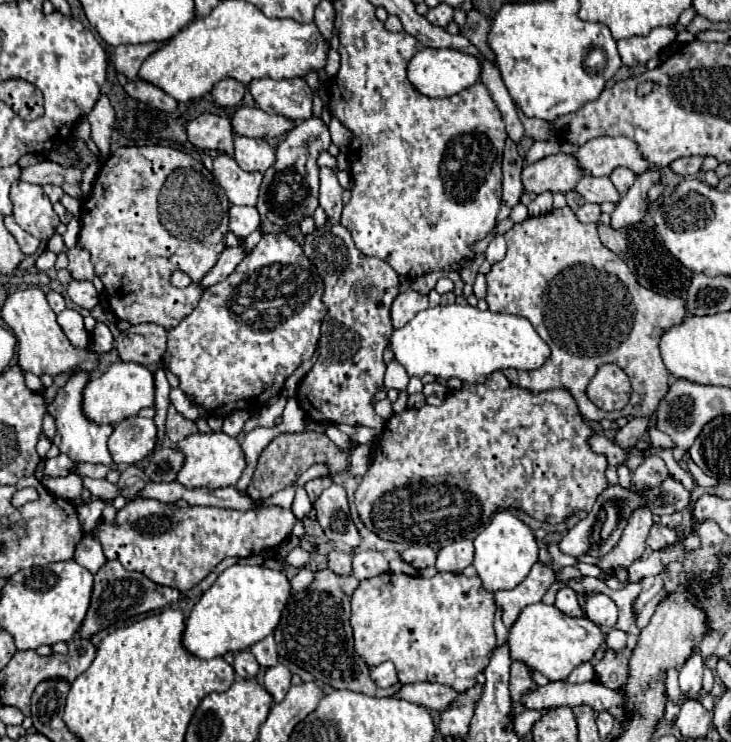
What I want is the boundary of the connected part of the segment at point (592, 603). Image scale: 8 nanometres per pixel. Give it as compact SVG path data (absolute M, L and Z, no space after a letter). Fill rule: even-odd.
M597 593L597 595L587 599L585 615L587 615L587 619L591 619L601 629L611 629L617 621L617 605L607 595Z

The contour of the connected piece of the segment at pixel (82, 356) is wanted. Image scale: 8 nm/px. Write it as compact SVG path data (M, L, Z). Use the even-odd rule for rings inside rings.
M27 287L9 293L1 307L1 319L17 337L17 359L23 371L31 371L35 375L59 375L67 369L73 369L75 373L97 369L97 355L89 349L73 347L63 335L61 327L57 325L55 313L47 305L47 297L39 287Z

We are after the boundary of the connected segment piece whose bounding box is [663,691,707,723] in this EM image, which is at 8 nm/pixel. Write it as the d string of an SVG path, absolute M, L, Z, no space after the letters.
M703 691L703 693L699 693L699 695L695 695L695 697L689 697L689 695L681 693L681 695L679 695L679 699L677 699L677 701L673 701L673 699L665 693L665 713L663 713L663 719L665 719L665 721L669 721L669 723L673 723L673 721L675 721L675 717L677 717L677 713L679 713L679 709L681 709L681 705L683 705L685 701L689 701L689 699L697 699L697 701L701 701L705 695L707 695L705 691Z

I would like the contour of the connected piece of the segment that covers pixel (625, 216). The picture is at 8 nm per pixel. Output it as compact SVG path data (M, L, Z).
M653 169L637 177L637 181L629 187L627 195L617 203L615 211L611 213L613 229L619 231L641 223L641 219L647 215L647 191L651 185L657 183L657 179L659 179L659 171Z

